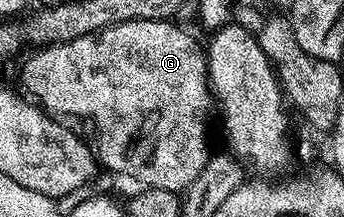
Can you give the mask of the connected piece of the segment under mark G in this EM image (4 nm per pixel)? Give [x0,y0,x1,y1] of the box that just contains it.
[22,19,212,193]

